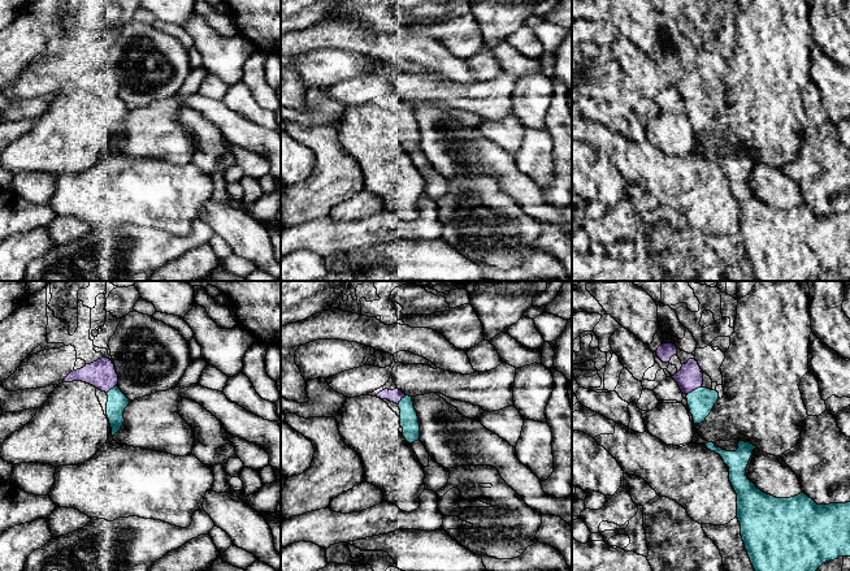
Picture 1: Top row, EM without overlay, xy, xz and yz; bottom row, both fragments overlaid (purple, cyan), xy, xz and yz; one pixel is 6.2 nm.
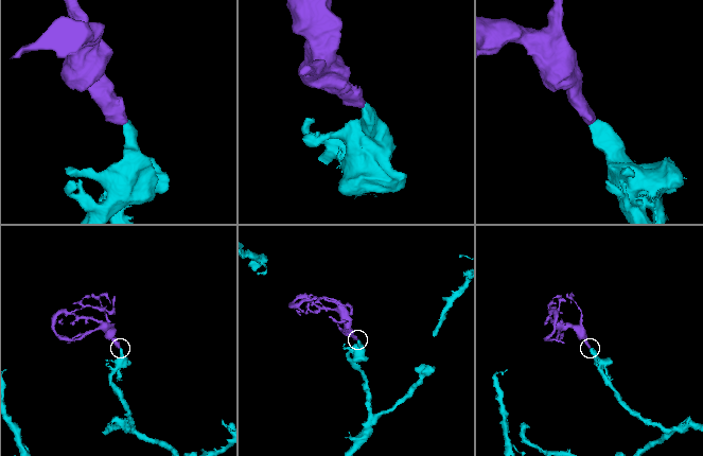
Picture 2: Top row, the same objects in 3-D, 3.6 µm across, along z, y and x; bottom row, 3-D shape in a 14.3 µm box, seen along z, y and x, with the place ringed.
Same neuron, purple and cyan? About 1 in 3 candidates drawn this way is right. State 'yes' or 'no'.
yes

